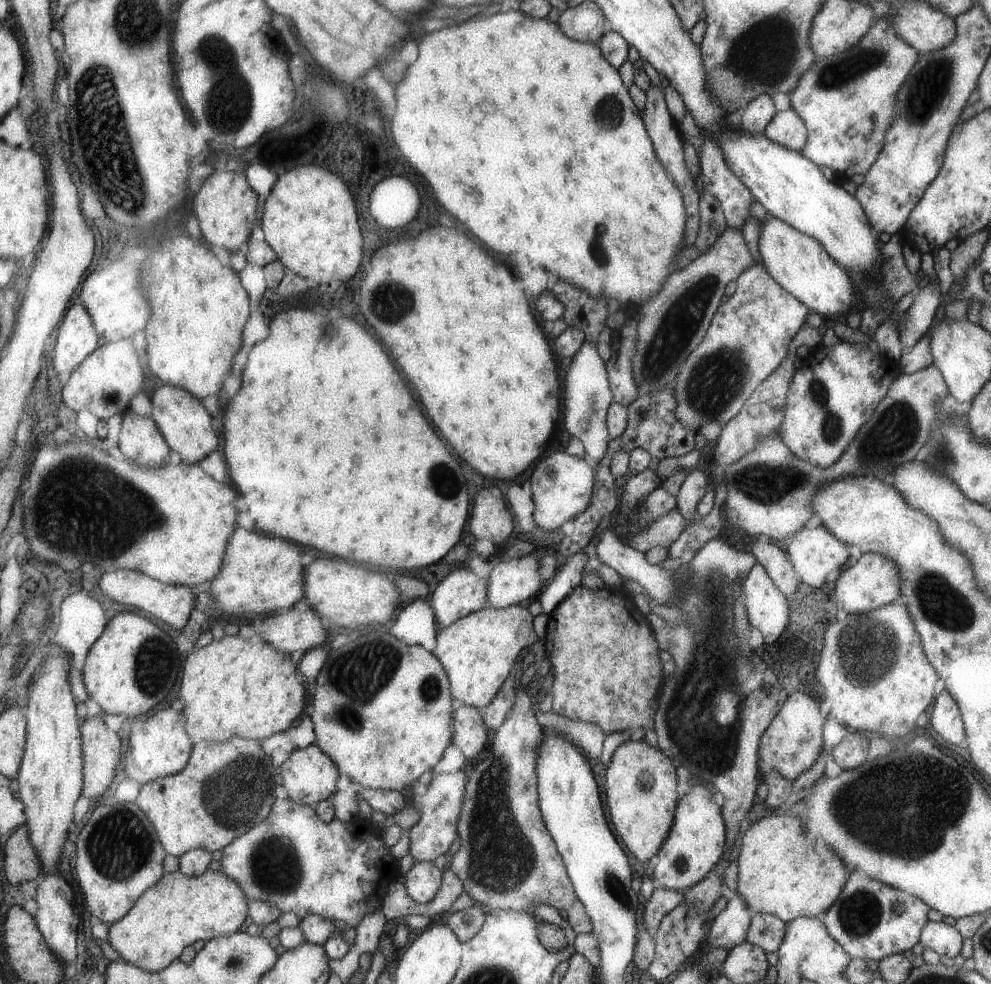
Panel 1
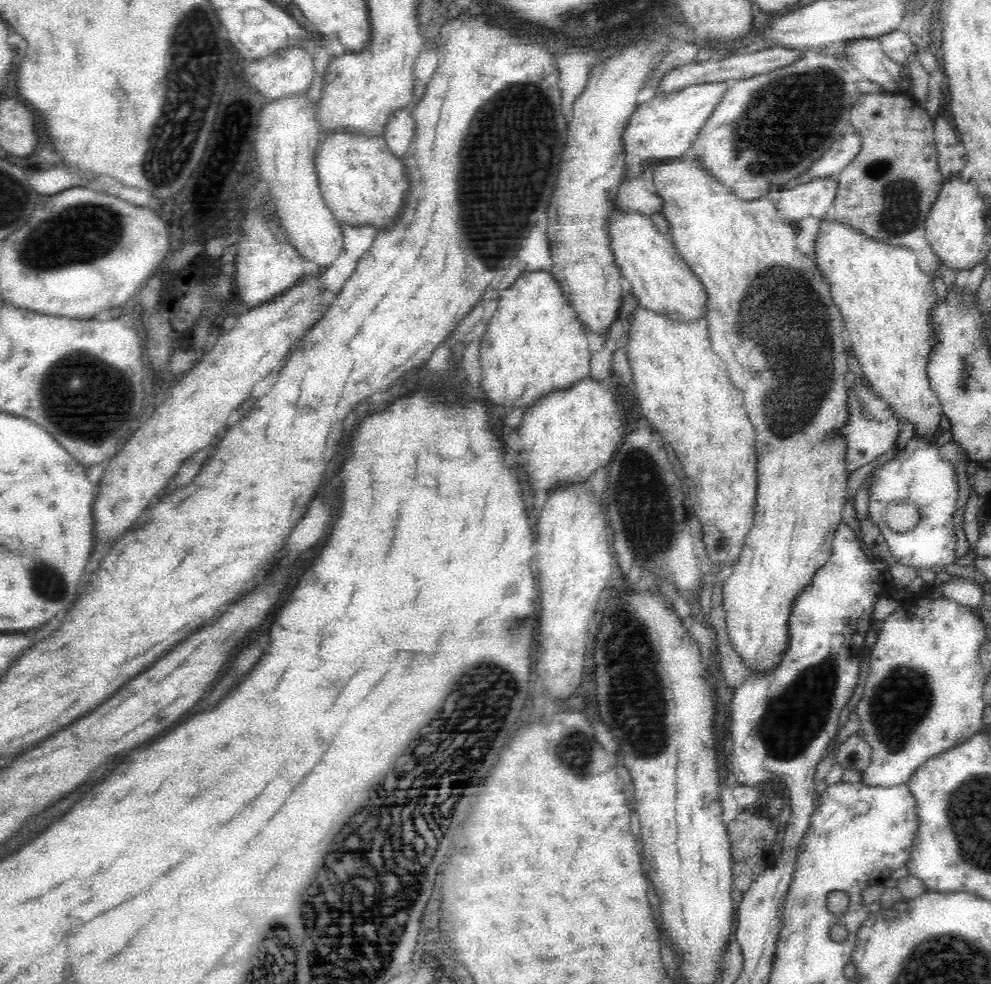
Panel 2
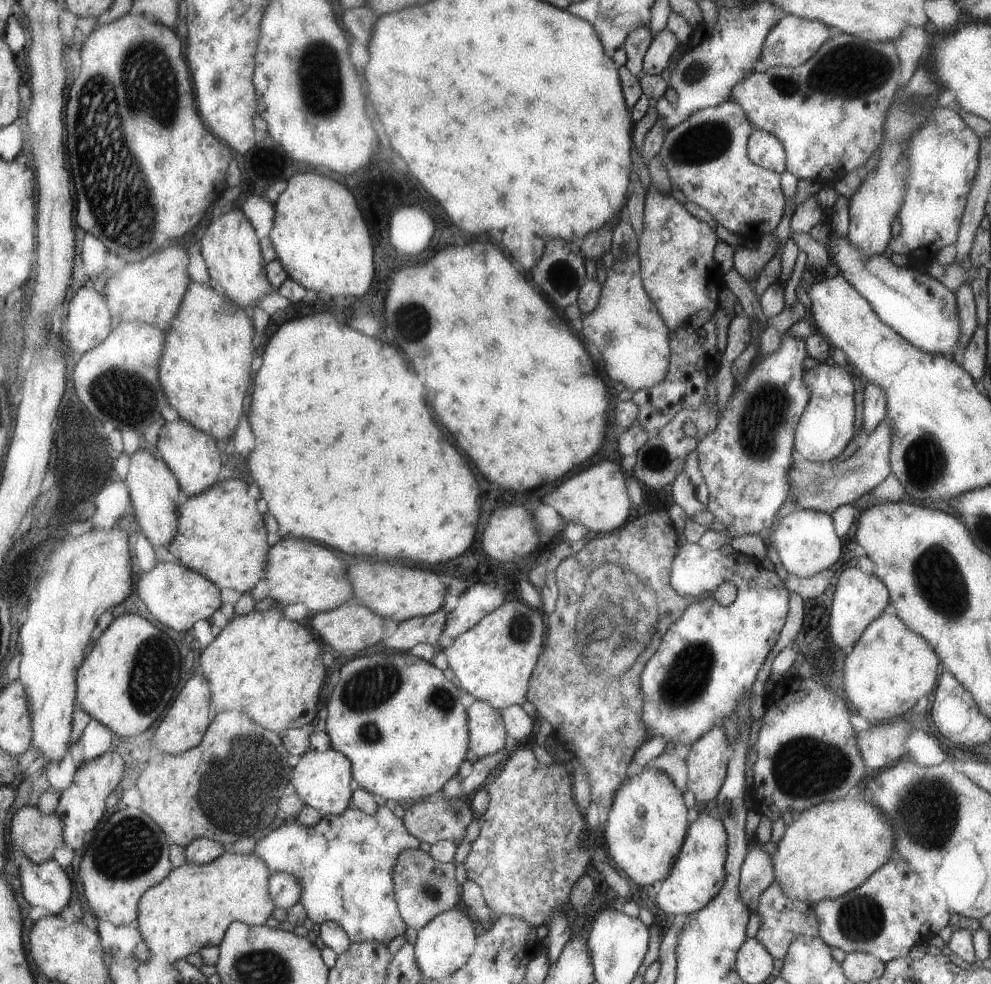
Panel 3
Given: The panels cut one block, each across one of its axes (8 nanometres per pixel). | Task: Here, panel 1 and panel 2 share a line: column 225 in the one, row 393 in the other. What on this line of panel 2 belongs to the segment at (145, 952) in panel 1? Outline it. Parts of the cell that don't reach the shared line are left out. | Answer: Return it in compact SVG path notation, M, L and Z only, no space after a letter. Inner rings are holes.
M822 220L818 236L816 236L816 260L818 268L826 276L832 288L832 298L840 308L846 324L846 334L850 334L850 342L862 372L864 380L870 384L872 392L886 404L886 408L896 416L896 420L906 426L912 424L916 432L916 440L924 440L924 444L934 446L940 436L940 418L944 416L944 408L940 406L936 394L932 392L930 378L926 374L926 366L932 364L932 346L938 342L934 332L934 322L928 322L930 310L938 302L934 282L926 276L918 264L918 258L908 248L898 248L890 244L878 244L876 240L868 240L852 228L828 220Z

